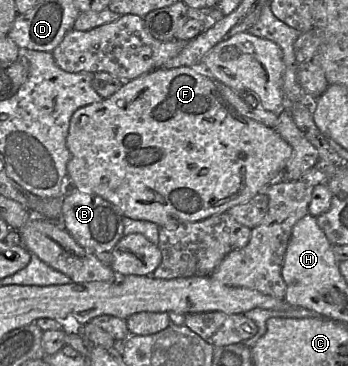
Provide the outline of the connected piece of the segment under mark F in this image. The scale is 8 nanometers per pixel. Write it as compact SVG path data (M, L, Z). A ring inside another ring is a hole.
M180 66L158 68L135 79L124 81L112 96L78 108L72 115L67 136L71 158L67 164L68 187L101 196L114 204L126 217L147 220L160 227L176 226L204 220L212 215L226 212L231 207L245 203L277 180L293 155L293 148L274 128L243 116L222 96L216 84L197 67Z

